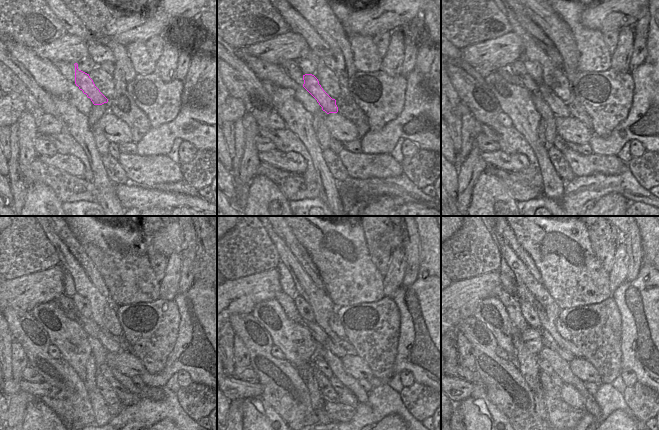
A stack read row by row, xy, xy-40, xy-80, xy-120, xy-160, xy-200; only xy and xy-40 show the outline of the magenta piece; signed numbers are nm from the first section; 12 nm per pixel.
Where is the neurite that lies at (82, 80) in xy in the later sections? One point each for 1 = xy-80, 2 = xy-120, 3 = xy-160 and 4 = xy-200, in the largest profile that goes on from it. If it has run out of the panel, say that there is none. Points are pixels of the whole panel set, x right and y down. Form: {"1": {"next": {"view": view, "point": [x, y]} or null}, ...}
{"1": {"next": {"view": "xy-80", "point": [559, 109]}}, "2": {"next": {"view": "xy-120", "point": [107, 340]}}, "3": {"next": {"view": "xy-160", "point": [335, 349]}}, "4": {"next": {"view": "xy-200", "point": [566, 355]}}}

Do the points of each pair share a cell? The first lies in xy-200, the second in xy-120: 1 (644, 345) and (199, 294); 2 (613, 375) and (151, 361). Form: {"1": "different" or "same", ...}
{"1": "same", "2": "same"}

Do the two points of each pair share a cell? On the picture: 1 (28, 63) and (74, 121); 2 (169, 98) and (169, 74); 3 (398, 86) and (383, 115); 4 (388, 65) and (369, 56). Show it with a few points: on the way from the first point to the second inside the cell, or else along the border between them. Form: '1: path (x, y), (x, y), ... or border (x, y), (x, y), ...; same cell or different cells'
1: border (53, 96), (64, 98), (75, 107); different cells
2: border (154, 71), (165, 81), (175, 79); different cells
3: path (391, 93), (383, 101), (383, 108); same cell
4: border (382, 58), (379, 69); different cells

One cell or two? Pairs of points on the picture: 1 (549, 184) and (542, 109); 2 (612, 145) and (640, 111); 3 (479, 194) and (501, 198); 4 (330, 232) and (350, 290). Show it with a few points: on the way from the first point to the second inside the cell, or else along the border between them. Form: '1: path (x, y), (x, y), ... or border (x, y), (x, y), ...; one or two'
1: border (543, 143), (546, 150); two
2: path (621, 136), (626, 134), (627, 126), (633, 120); one
3: path (484, 194), (490, 198), (496, 198); one
4: path (334, 246), (340, 252), (350, 276); one

